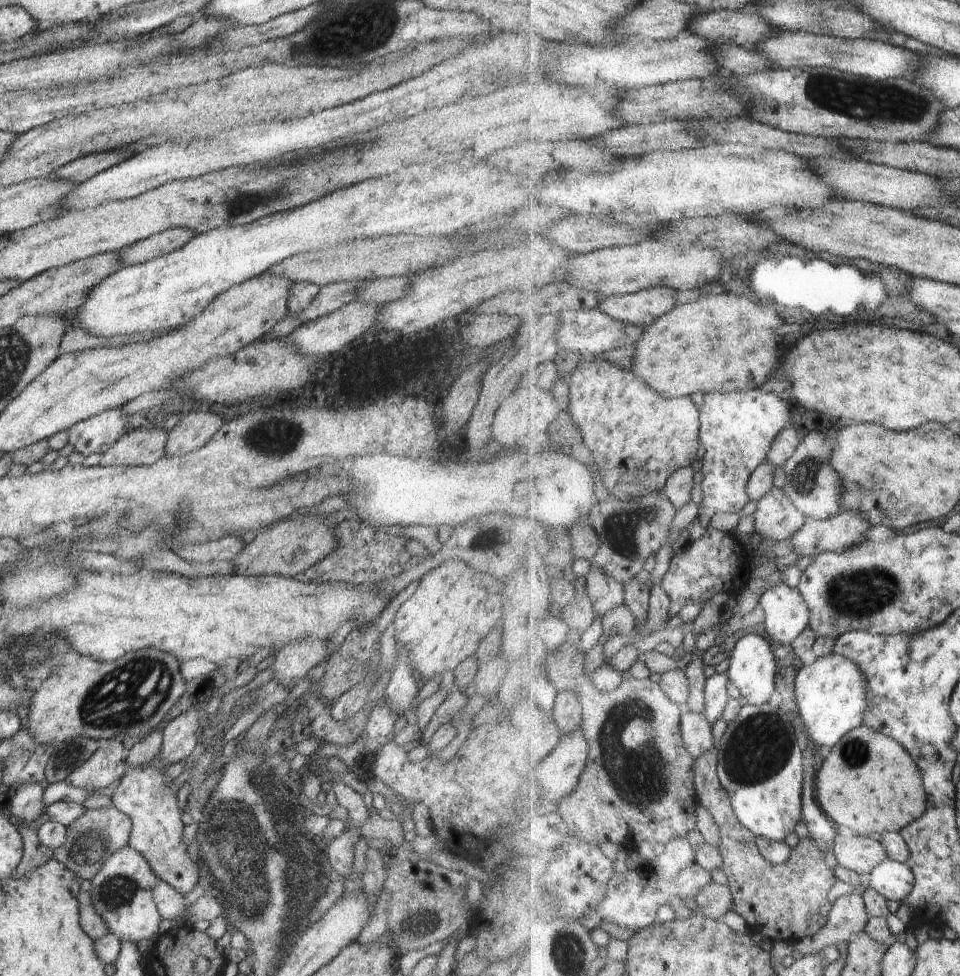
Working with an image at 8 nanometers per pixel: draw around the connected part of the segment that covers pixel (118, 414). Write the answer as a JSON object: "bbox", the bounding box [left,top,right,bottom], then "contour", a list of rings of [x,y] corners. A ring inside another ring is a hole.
{"bbox":[68,409,130,457],"contour":[[[110,409],[91,416],[88,420],[83,420],[78,424],[74,424],[68,429],[68,443],[74,446],[76,452],[80,452],[85,457],[90,454],[104,454],[112,444],[120,440],[126,432],[128,432],[128,420],[130,415],[122,414],[122,409]]]}

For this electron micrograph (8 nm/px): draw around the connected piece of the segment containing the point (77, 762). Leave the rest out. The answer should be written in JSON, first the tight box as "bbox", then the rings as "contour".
{"bbox":[45,736,98,783],"contour":[[[77,736],[53,747],[53,755],[45,768],[45,778],[49,783],[58,783],[64,781],[70,772],[80,768],[98,750],[98,743],[84,736]]]}

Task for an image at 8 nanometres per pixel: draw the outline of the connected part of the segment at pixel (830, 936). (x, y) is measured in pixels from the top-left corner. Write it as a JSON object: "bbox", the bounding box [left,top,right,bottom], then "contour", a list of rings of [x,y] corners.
{"bbox":[819,891,870,947],"contour":[[[862,891],[841,896],[833,905],[830,924],[819,935],[819,941],[823,947],[848,941],[854,934],[865,931],[870,919]]]}

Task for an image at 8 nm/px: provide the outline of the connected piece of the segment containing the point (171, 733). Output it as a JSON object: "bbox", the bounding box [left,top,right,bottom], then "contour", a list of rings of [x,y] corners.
{"bbox":[161,699,206,764],"contour":[[[193,699],[192,706],[181,711],[178,716],[166,724],[162,730],[161,752],[162,758],[168,764],[176,764],[194,752],[198,741],[196,733],[206,724],[204,718],[206,714],[196,708],[195,699]]]}

